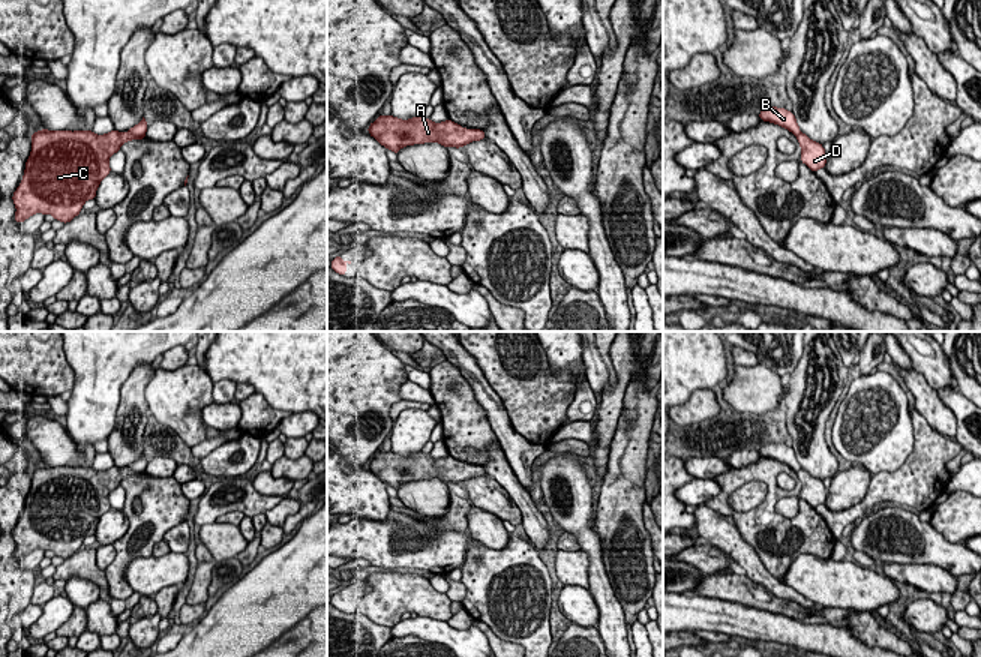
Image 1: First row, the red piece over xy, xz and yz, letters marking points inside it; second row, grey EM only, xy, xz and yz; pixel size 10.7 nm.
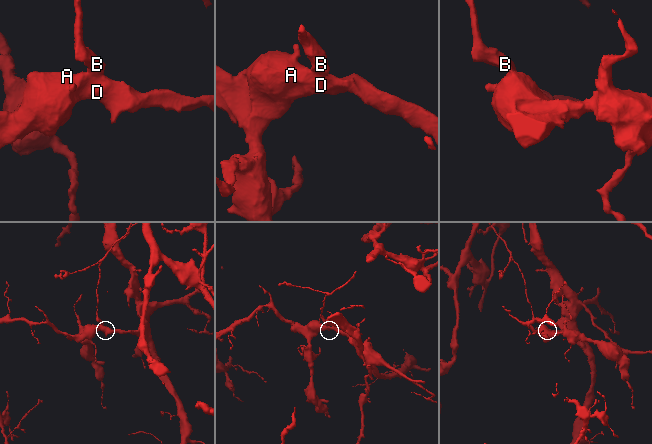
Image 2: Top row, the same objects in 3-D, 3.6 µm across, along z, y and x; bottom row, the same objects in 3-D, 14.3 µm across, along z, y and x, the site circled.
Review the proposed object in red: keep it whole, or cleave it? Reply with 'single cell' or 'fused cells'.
fused cells

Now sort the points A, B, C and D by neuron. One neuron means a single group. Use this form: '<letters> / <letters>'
A C D / B

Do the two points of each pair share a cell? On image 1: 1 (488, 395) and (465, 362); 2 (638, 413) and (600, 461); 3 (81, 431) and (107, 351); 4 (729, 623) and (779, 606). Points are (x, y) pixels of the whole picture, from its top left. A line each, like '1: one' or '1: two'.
1: one
2: two
3: one
4: two

